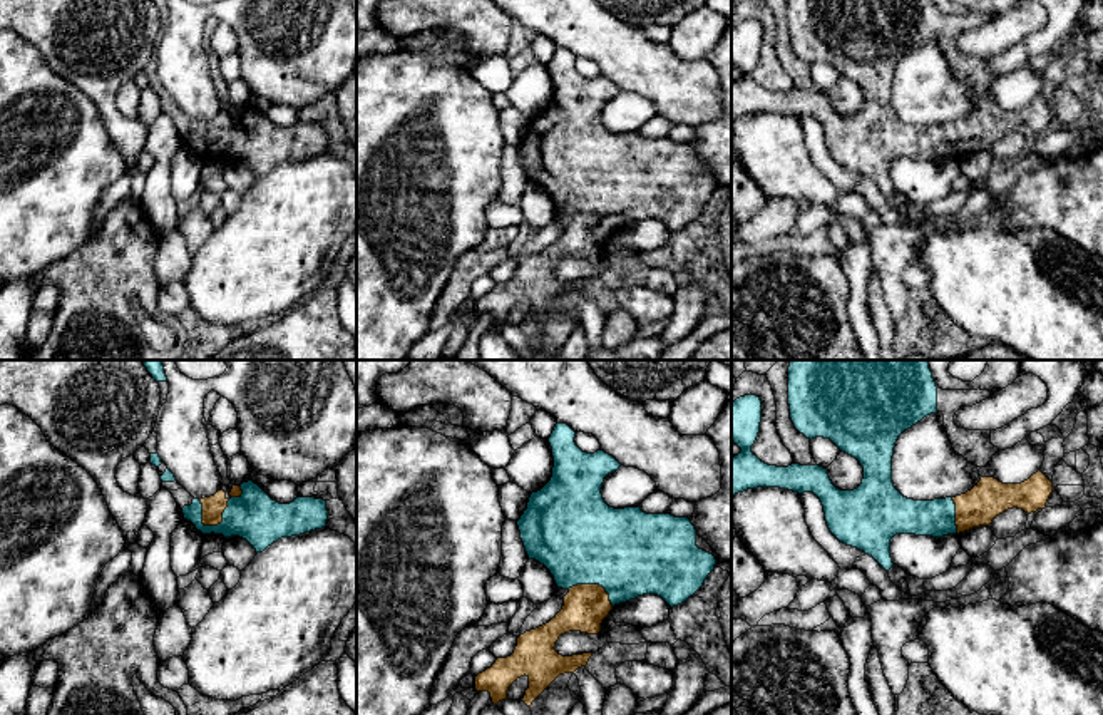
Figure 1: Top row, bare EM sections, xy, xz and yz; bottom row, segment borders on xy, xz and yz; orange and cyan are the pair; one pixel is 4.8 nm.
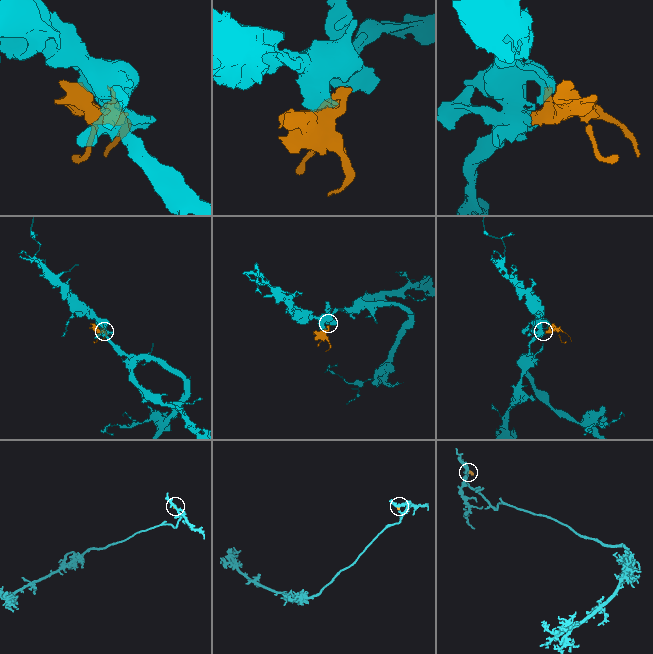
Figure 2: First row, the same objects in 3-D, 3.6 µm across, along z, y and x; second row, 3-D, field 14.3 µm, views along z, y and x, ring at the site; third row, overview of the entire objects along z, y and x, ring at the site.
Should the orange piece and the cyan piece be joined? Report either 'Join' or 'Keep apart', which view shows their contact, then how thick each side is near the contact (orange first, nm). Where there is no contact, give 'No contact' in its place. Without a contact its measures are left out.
Join. Touches orange in xy. Thickness 110 nm (orange) against 240 nm

